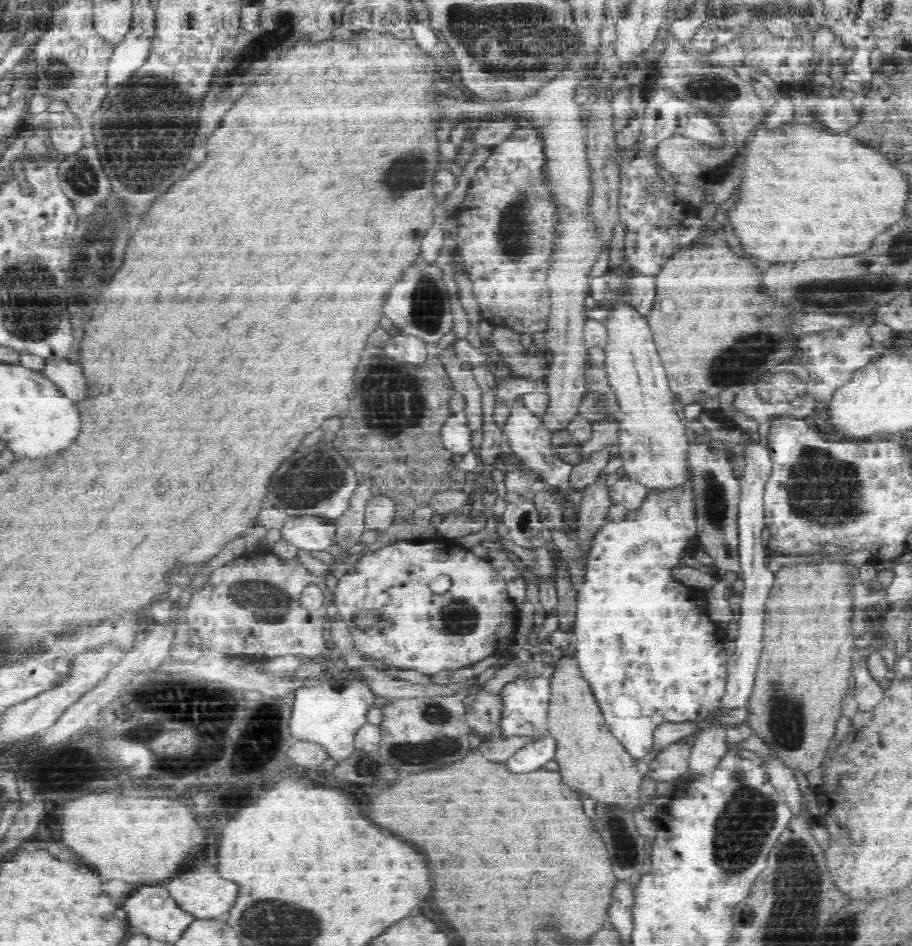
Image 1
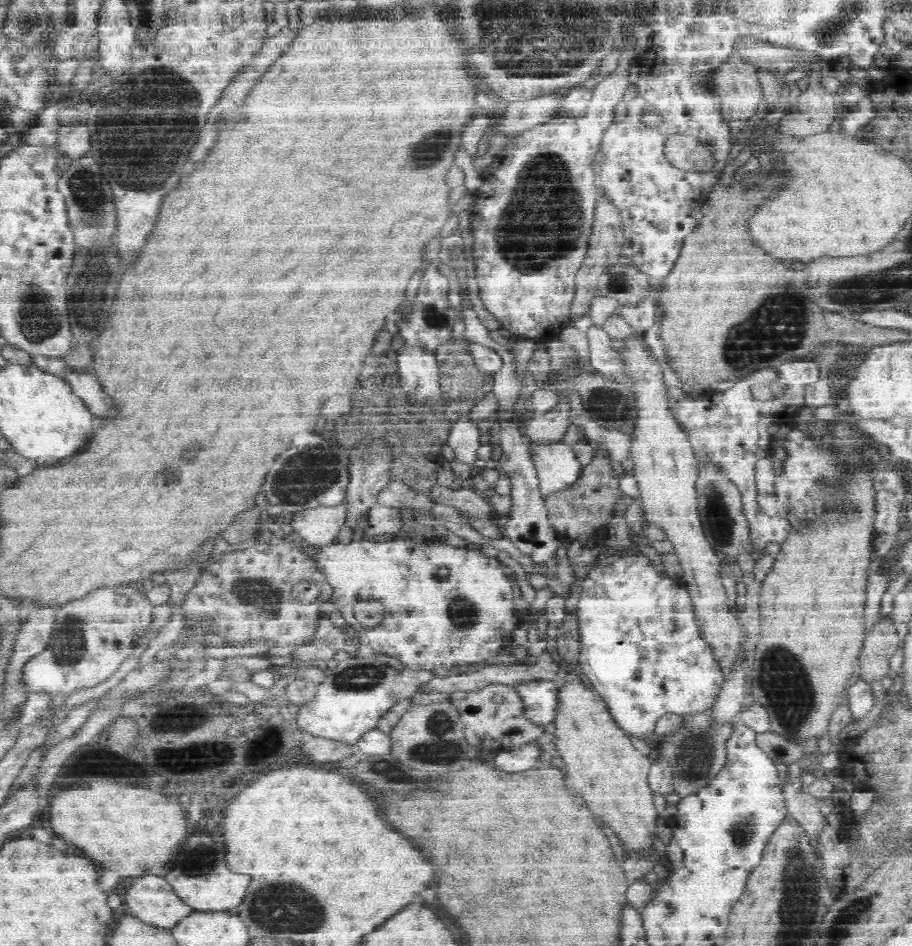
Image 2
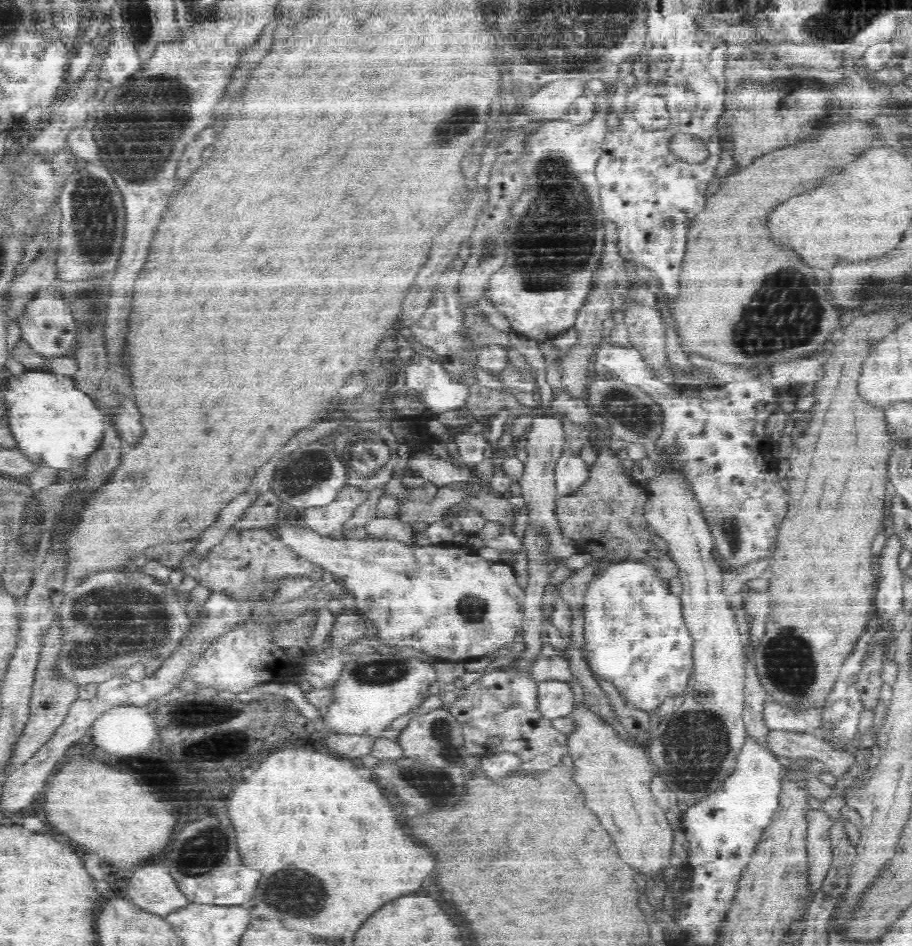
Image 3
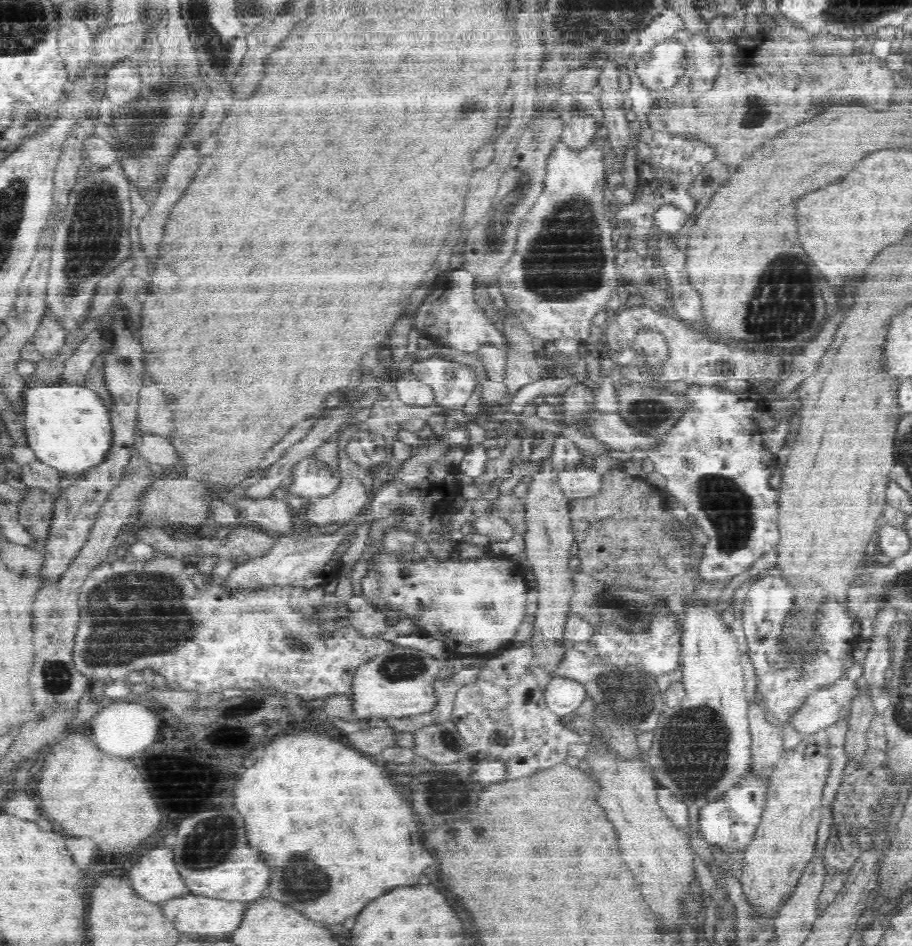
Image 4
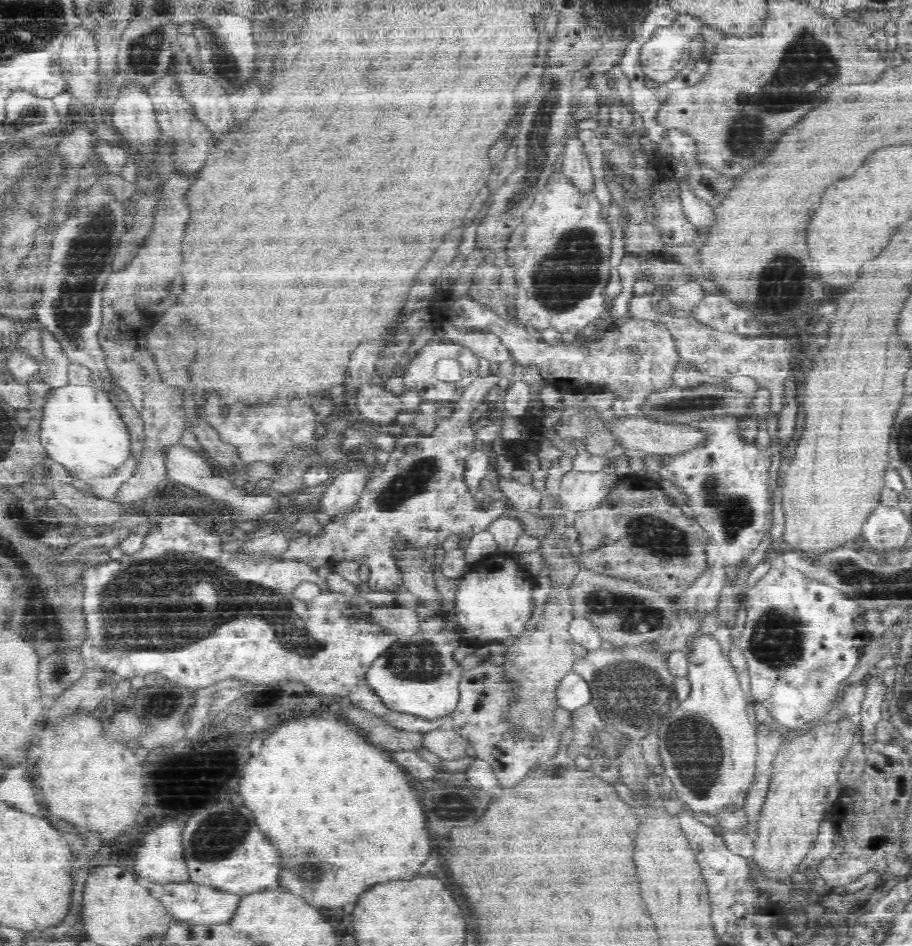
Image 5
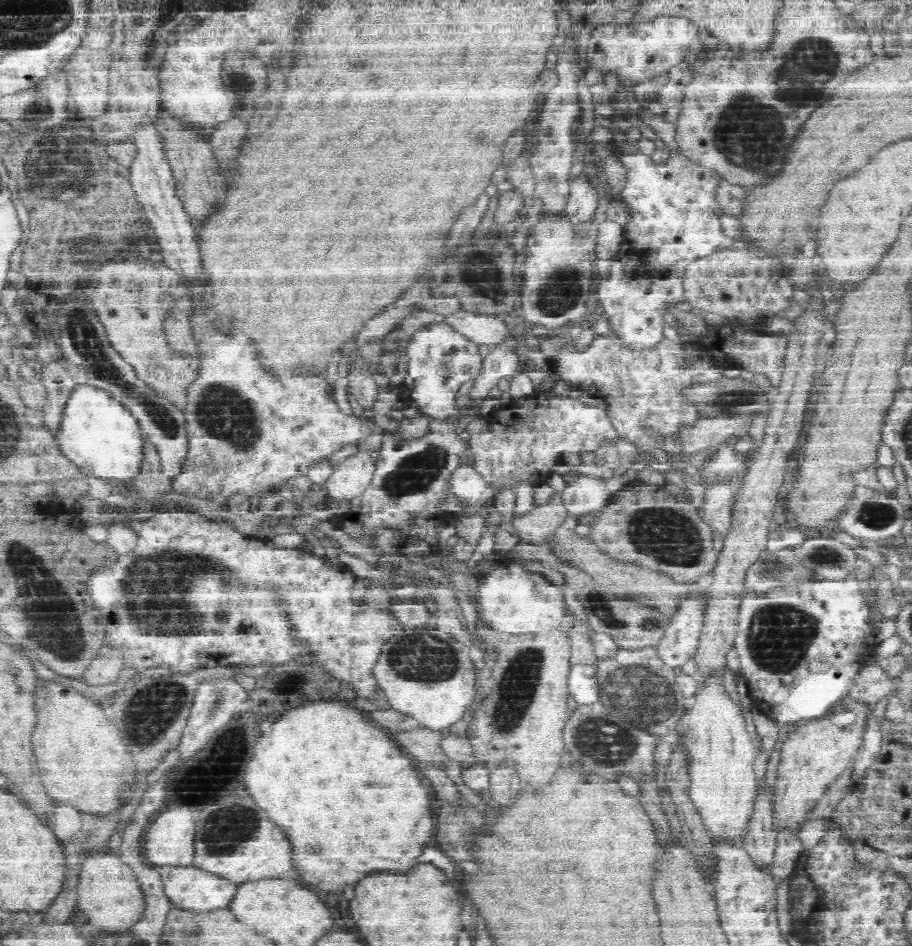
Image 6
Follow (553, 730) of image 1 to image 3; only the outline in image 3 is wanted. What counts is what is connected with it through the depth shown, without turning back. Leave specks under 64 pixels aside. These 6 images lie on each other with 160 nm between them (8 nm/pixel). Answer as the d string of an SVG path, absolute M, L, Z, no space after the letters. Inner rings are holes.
M586 706L574 710L573 716L578 727L569 735L569 754L575 763L576 782L584 786L588 808L594 810L602 822L602 826L612 834L614 846L620 854L620 858L630 864L638 874L650 876L658 880L658 874L664 872L664 868L672 866L672 844L674 844L674 828L666 817L664 809L661 809L656 800L652 798L651 782L657 776L657 768L650 762L650 757L644 746L632 742L624 742L618 739L616 731L602 723L596 715L592 715Z

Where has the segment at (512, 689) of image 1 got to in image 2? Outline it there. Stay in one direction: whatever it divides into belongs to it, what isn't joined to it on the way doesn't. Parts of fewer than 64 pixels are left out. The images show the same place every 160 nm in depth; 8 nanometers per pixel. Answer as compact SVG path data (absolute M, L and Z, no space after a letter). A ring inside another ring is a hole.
M538 680L515 686L526 705L526 716L536 724L554 722L559 707L559 688L553 680Z

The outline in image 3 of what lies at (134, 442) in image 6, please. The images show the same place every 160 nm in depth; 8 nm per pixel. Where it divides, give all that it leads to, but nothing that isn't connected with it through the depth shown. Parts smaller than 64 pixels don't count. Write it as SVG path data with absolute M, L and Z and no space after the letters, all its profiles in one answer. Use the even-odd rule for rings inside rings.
M28 370L9 380L7 392L9 412L9 428L19 444L19 450L32 462L41 466L56 468L60 472L72 471L70 468L84 468L90 456L100 448L106 428L104 408L96 406L98 402L90 394L86 394L71 376L57 373L45 373L42 370Z

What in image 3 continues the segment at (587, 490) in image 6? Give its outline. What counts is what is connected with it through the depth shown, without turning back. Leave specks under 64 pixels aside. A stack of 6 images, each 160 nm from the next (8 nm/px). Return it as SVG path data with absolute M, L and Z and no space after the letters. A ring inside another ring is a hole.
M565 449L555 470L556 485L560 497L576 494L591 480L591 468L576 453Z

